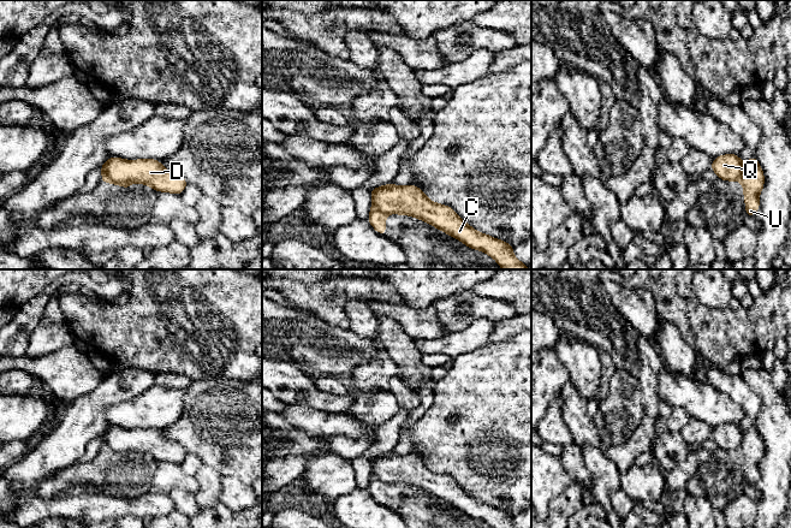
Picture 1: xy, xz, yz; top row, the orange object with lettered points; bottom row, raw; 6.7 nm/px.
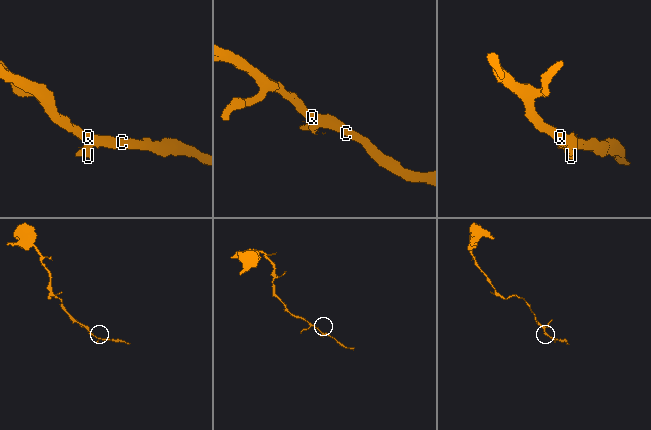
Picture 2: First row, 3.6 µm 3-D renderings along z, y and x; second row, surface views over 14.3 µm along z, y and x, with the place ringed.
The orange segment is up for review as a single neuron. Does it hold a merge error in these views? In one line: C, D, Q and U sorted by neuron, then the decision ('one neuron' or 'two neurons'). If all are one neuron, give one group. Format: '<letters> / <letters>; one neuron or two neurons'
C D Q / U; two neurons

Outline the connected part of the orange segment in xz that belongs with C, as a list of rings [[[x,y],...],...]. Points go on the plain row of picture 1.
[[[385,453],[371,458],[370,468],[385,483],[414,486],[493,528],[517,528],[512,514],[476,500],[450,475],[430,470],[417,455]]]

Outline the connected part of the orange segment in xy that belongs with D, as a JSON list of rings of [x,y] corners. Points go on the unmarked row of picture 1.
[[[111,426],[100,440],[115,452],[139,452],[159,462],[180,464],[189,453],[183,445],[166,439],[161,431],[155,428],[126,429]]]

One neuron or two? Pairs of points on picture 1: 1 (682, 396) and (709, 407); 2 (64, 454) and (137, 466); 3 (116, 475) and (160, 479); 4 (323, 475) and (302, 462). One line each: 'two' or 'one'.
1: one
2: two
3: two
4: two

